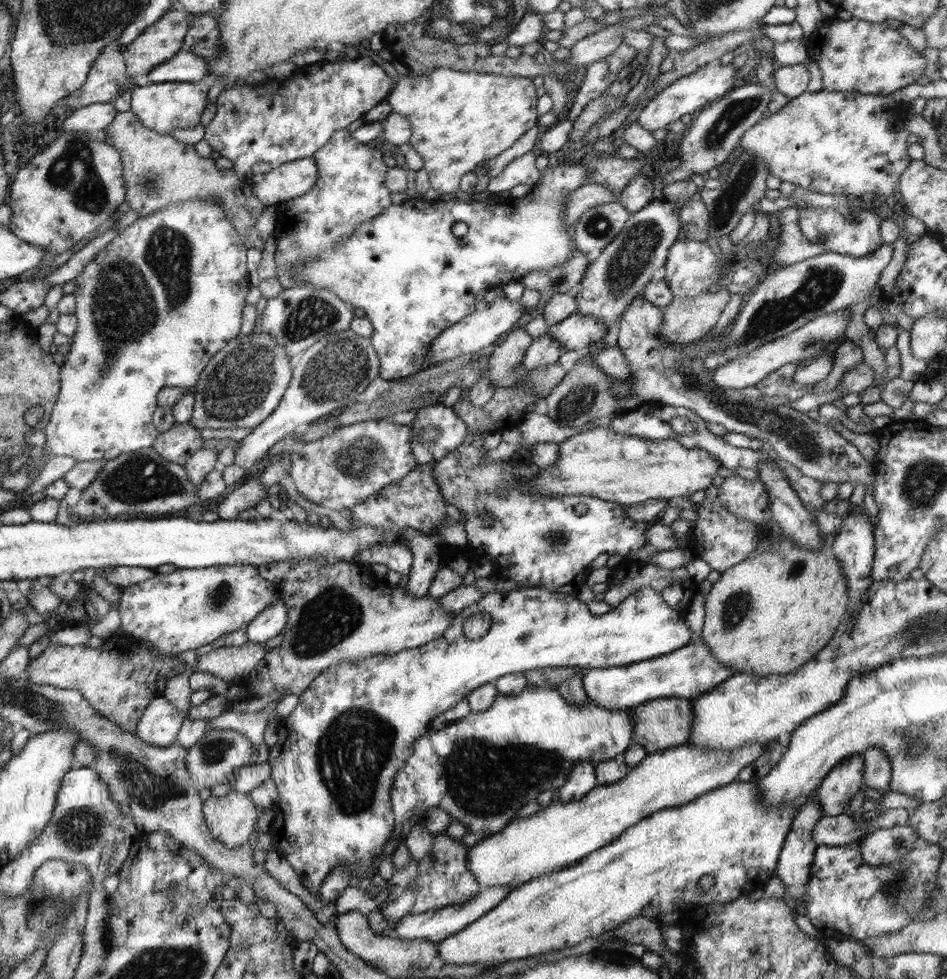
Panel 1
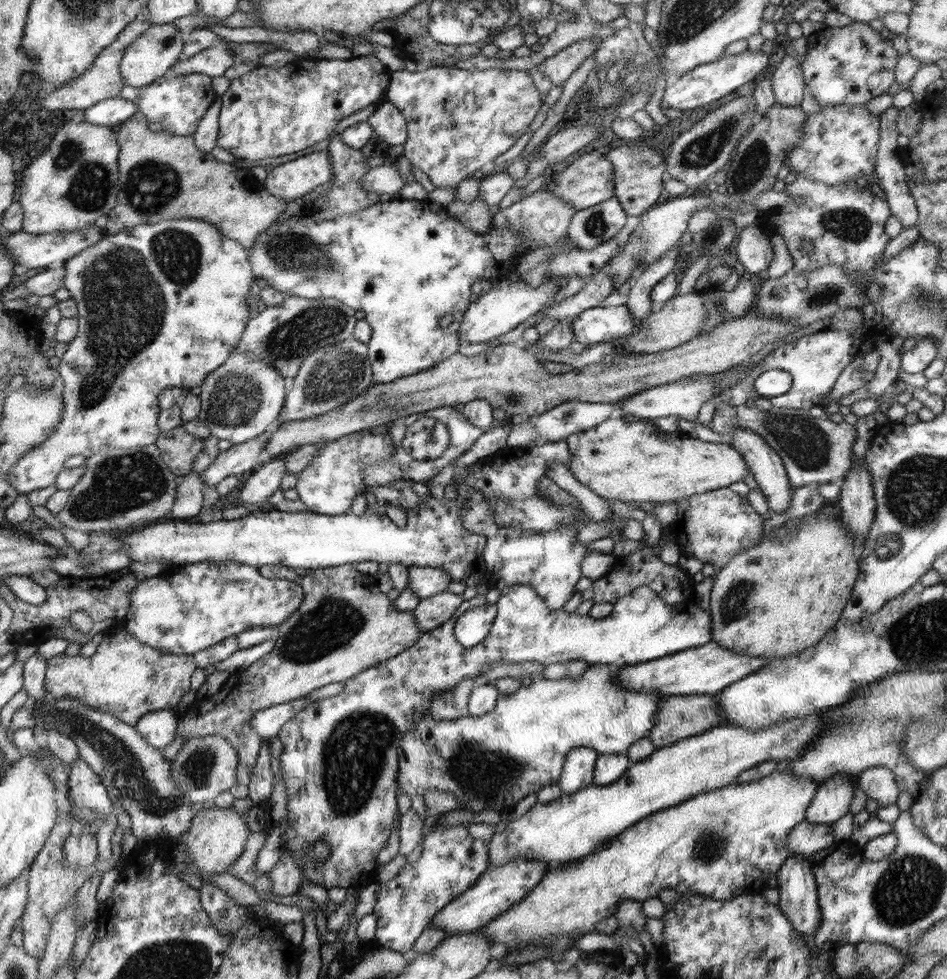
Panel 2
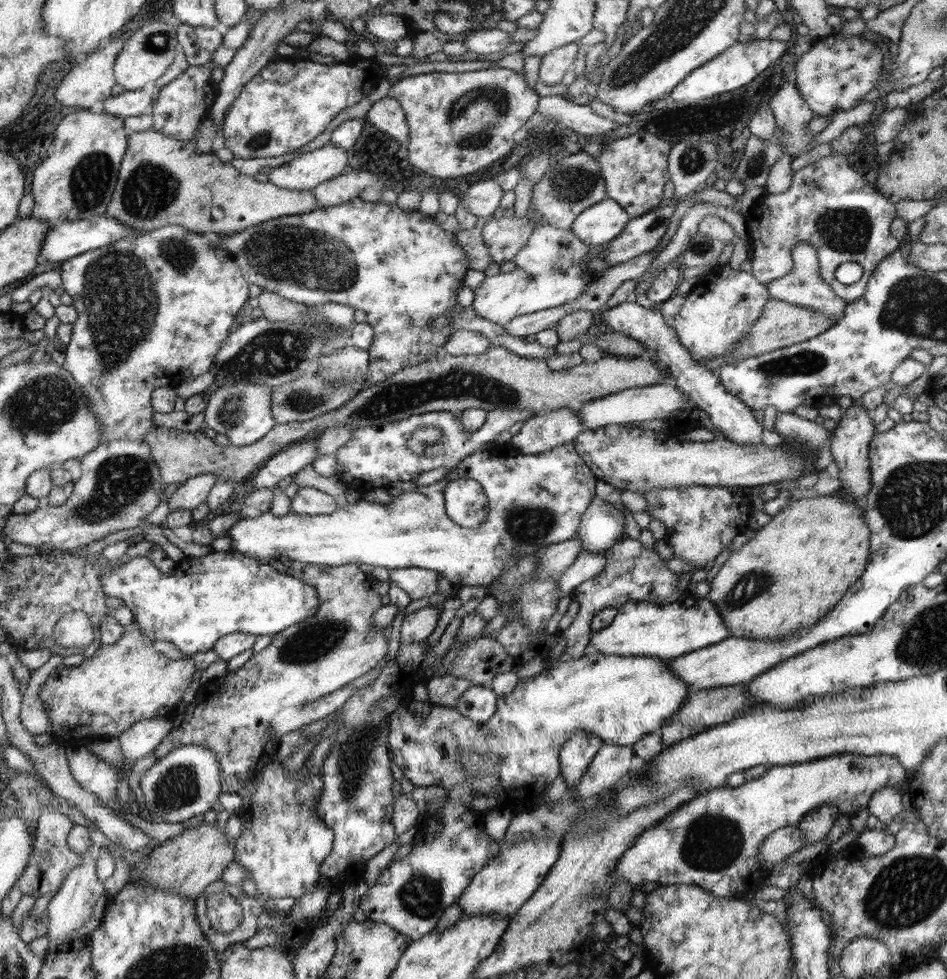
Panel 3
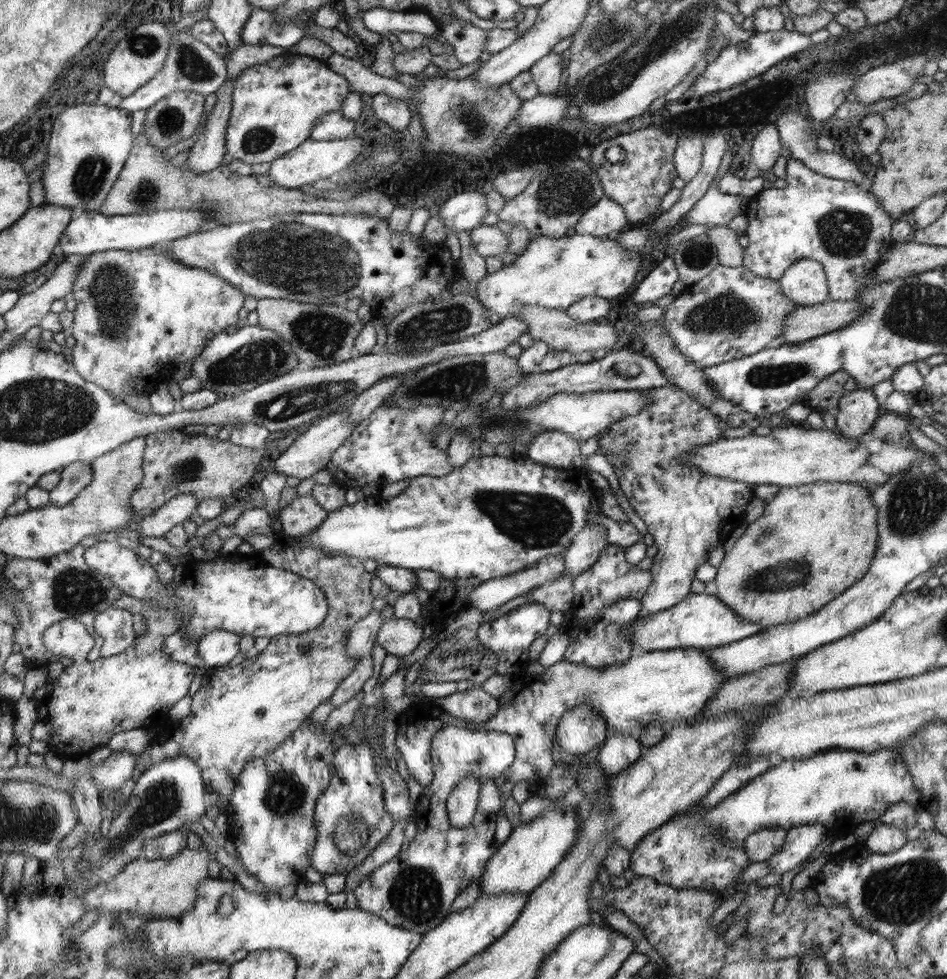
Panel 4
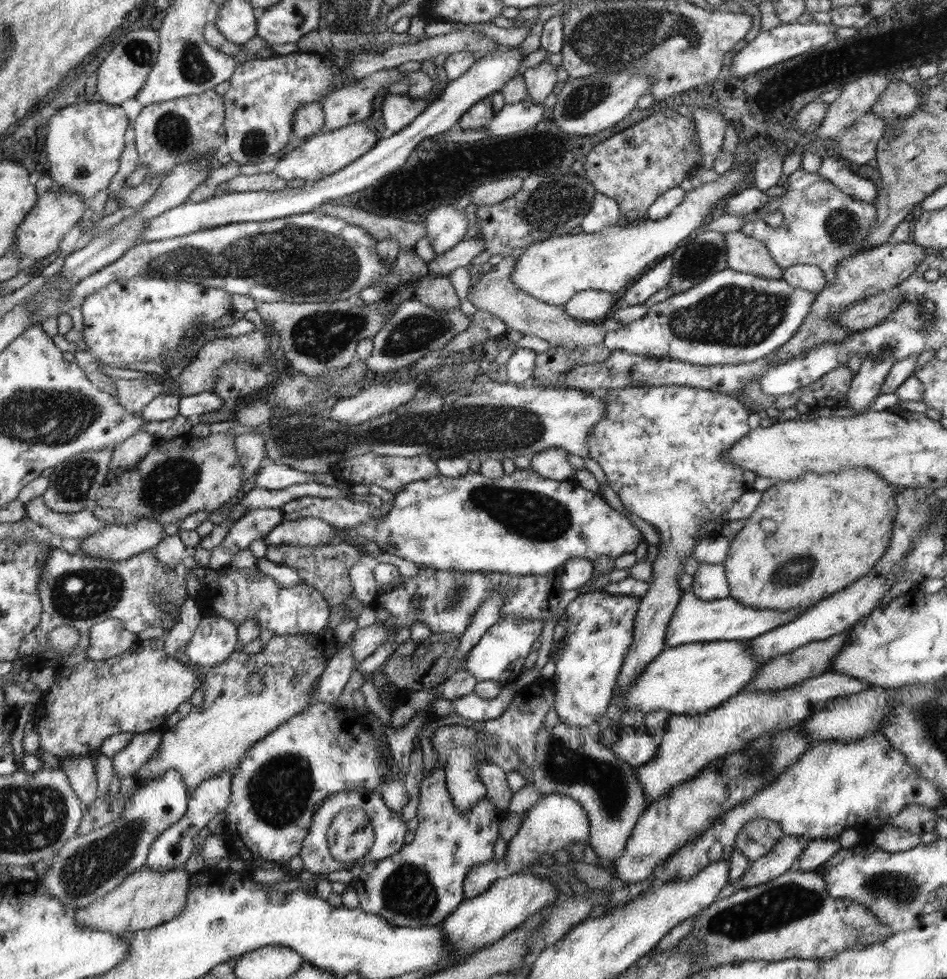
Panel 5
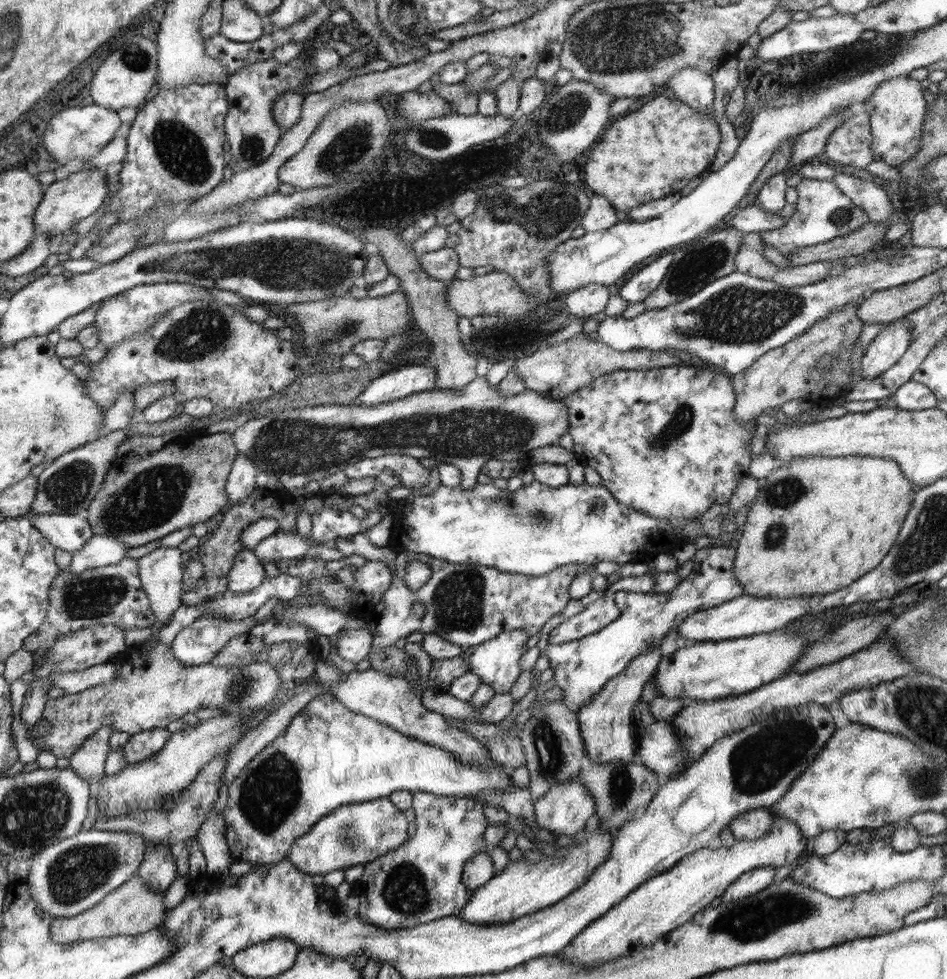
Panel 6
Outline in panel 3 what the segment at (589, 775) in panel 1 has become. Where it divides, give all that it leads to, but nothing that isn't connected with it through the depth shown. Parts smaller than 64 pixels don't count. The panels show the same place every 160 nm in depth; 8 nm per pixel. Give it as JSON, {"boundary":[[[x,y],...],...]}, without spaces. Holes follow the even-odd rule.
{"boundary":[[[576,730],[562,746],[562,752],[559,753],[559,774],[569,786],[577,786],[583,780],[595,754],[604,743],[602,738],[587,730]]]}

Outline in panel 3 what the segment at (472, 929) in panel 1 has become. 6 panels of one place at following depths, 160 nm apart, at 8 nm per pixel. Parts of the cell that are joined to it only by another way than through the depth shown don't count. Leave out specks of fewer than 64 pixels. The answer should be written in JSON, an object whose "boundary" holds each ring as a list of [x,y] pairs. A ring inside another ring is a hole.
{"boundary":[[[855,752],[844,753],[844,754],[834,754],[829,755],[821,759],[816,759],[810,762],[798,763],[795,765],[786,765],[786,766],[770,766],[768,770],[760,777],[754,778],[742,784],[742,786],[737,787],[718,787],[710,789],[698,796],[695,796],[692,800],[688,800],[682,806],[678,806],[676,810],[672,812],[668,817],[664,817],[662,820],[658,821],[654,826],[651,826],[646,830],[635,842],[632,848],[628,849],[622,857],[619,858],[618,864],[615,866],[615,869],[610,874],[610,886],[612,882],[618,880],[619,878],[625,878],[626,882],[629,882],[633,888],[639,888],[645,883],[656,882],[658,885],[694,885],[699,886],[702,890],[706,890],[710,894],[713,894],[717,897],[733,897],[733,898],[743,898],[749,893],[755,893],[761,887],[767,883],[767,878],[770,875],[770,872],[773,869],[773,865],[763,861],[757,854],[759,853],[759,848],[762,846],[764,840],[769,834],[772,834],[774,830],[778,830],[784,827],[797,826],[799,820],[810,810],[816,810],[820,806],[836,806],[838,814],[840,816],[848,816],[850,819],[858,814],[859,810],[867,810],[868,802],[872,794],[876,790],[880,790],[882,787],[894,787],[898,789],[901,794],[904,794],[908,788],[908,778],[910,774],[906,772],[906,769],[898,762],[898,759],[893,756],[888,755],[874,755],[874,756],[860,756]]]}

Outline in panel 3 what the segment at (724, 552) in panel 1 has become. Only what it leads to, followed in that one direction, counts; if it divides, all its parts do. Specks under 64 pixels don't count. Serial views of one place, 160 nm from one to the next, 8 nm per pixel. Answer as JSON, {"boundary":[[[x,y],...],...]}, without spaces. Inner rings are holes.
{"boundary":[[[676,486],[656,488],[645,492],[648,513],[662,520],[665,525],[665,540],[672,548],[672,554],[691,562],[694,572],[706,569],[720,555],[722,550],[732,545],[733,539],[748,527],[748,518],[756,509],[750,491],[738,492],[737,487],[723,486]]]}

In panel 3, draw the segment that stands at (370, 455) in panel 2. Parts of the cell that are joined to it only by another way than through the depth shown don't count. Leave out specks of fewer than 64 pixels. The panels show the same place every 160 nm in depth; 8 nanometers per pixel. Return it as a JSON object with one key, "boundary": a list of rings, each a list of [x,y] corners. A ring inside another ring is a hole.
{"boundary":[[[300,487],[291,500],[291,512],[310,516],[332,514],[339,508],[340,501],[315,487]]]}

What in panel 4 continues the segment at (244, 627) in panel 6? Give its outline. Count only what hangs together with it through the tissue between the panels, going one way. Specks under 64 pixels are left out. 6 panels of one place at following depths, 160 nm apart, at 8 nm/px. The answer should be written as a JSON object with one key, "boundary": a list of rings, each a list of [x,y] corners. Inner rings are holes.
{"boundary":[[[213,630],[197,643],[199,655],[204,668],[214,669],[228,665],[230,660],[240,652],[239,634],[227,630]]]}

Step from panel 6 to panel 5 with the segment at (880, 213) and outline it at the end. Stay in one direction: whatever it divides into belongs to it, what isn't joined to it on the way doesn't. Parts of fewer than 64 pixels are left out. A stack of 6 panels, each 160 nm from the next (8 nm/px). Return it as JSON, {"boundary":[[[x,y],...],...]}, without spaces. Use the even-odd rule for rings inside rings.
{"boundary":[[[836,157],[823,158],[818,167],[818,173],[842,190],[842,193],[868,204],[876,204],[876,198],[878,198],[876,184],[852,171],[848,165],[839,161],[839,157],[838,159]]]}

